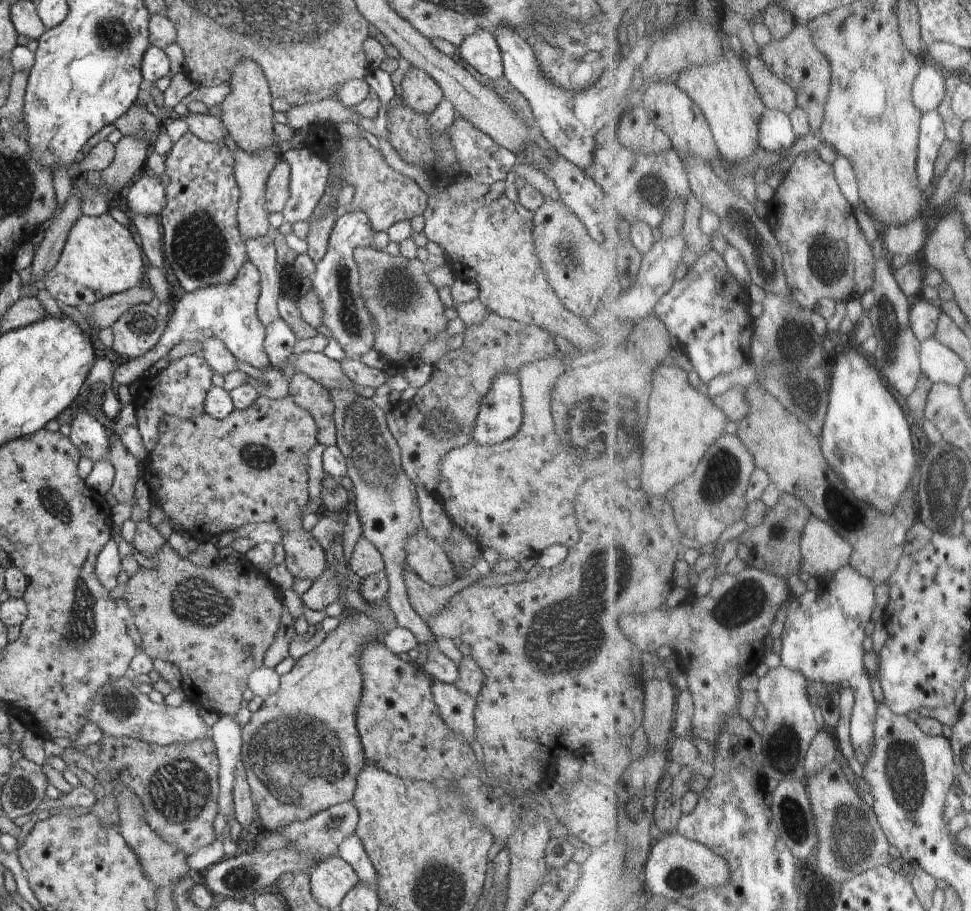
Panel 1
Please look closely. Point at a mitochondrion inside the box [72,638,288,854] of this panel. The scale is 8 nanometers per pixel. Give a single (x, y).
(179, 790)

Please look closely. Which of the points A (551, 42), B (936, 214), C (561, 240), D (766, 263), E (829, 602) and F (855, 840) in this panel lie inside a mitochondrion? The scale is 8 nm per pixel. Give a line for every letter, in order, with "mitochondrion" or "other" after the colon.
A: mitochondrion
B: other
C: mitochondrion
D: mitochondrion
E: other
F: mitochondrion

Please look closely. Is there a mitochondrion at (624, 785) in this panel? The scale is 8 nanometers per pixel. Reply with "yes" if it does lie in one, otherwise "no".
no

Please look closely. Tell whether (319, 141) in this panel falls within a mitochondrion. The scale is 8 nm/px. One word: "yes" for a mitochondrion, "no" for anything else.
no

